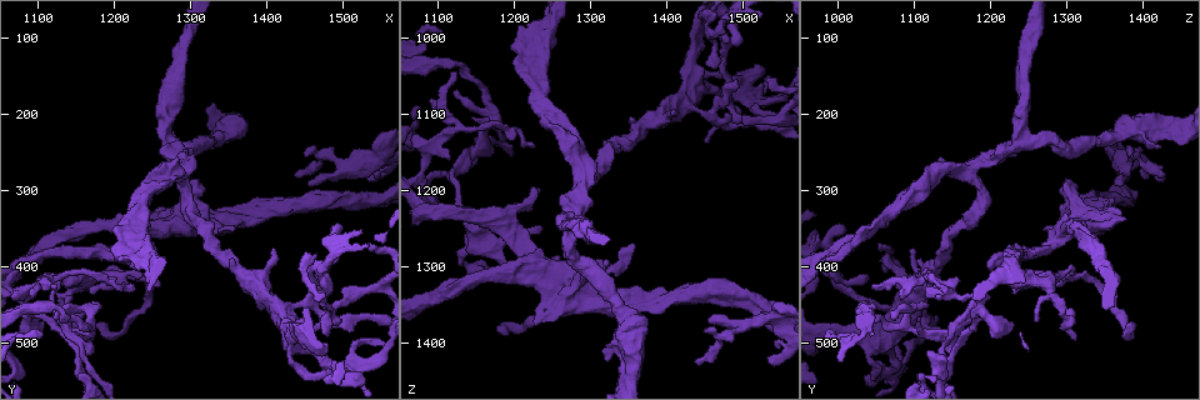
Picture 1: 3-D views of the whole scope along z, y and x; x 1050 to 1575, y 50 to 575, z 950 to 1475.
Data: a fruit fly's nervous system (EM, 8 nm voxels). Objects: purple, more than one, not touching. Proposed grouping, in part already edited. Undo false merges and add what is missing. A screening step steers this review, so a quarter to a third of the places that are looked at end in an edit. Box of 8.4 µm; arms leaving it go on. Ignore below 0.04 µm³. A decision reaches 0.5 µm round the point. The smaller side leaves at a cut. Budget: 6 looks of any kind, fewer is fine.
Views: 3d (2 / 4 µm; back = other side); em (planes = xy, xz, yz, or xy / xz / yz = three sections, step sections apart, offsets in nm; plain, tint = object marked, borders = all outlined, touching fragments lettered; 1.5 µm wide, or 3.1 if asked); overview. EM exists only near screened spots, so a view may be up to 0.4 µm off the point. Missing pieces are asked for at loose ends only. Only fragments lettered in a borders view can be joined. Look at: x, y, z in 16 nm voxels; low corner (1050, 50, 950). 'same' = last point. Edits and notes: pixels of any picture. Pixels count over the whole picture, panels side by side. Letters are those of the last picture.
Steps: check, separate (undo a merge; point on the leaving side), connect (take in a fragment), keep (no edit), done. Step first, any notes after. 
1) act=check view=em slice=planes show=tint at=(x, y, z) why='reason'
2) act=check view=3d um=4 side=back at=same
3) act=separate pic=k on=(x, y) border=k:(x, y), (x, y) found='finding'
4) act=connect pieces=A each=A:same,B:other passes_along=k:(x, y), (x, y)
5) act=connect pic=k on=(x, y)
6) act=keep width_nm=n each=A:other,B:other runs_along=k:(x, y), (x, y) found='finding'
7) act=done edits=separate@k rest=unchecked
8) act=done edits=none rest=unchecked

act=check view=em slice=xy step=4 show=tint at=(1535, 285, 1430) why='tapers out'

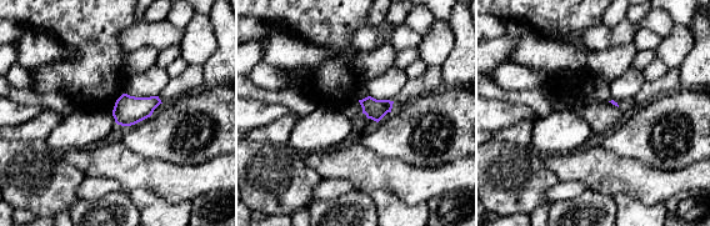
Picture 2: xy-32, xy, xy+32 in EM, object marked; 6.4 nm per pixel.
act=check view=em slice=planes show=borders at=same

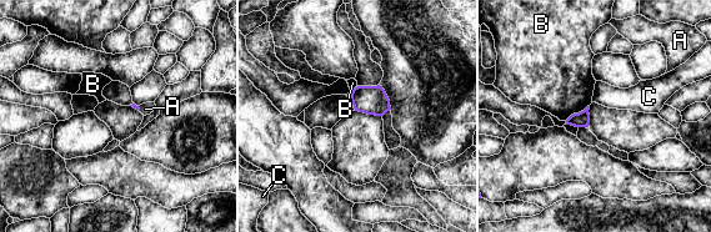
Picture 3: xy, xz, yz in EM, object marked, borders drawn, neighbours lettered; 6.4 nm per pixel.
act=keep each=A:other,B:other,C:other border=3:(589, 105), (571, 114), (565, 120) found='no lettered fragment goes on from it'

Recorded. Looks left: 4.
act=check view=3d um=2 at=(1355, 350, 1275) why='tapers out'

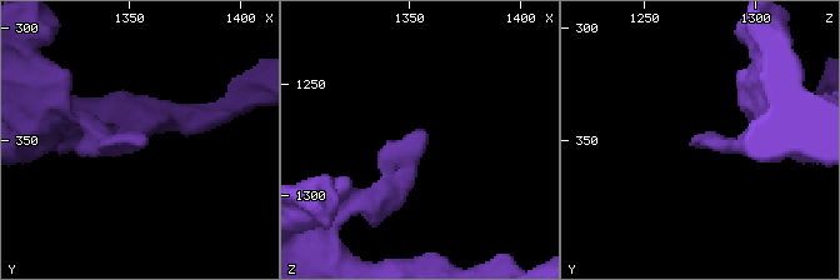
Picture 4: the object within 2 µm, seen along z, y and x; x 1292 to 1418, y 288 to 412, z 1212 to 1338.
act=check view=em slice=planes show=borders at=(1359, 348, 1274)

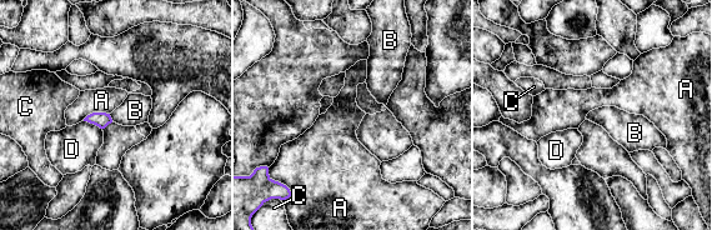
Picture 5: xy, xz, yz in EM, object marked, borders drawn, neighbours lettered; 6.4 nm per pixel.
act=keep longest_contact=A:180nm each=A:other,B:other,C:other,D:other border=5:(109, 114), (113, 120) found='none of them fits'

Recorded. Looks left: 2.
act=check view=em slice=planes show=tint at=(1320, 245, 1425) why='branch stops here'

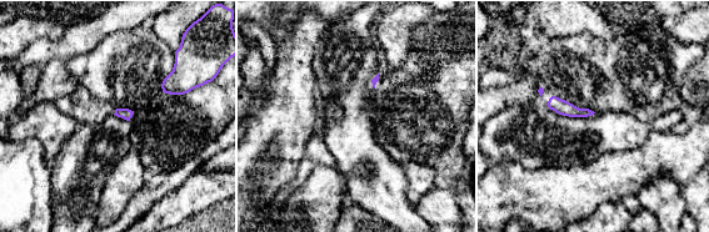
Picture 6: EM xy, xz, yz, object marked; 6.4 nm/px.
act=check view=em slice=planes show=borders at=same why='see the neighbours'

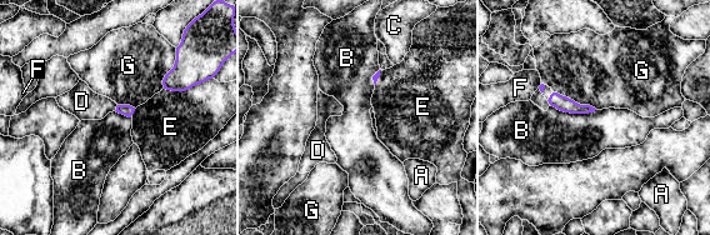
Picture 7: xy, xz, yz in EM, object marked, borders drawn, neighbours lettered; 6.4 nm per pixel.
act=connect pieces=D longest_contact=G:300nm each=A:other,B:other,C:other,D:same,E:other,F:other,G:other passes_along=7:(126, 110), (116, 108), (81, 101) found='it goes on there'

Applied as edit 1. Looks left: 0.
act=done edits=connect@7 rest=unchecked

